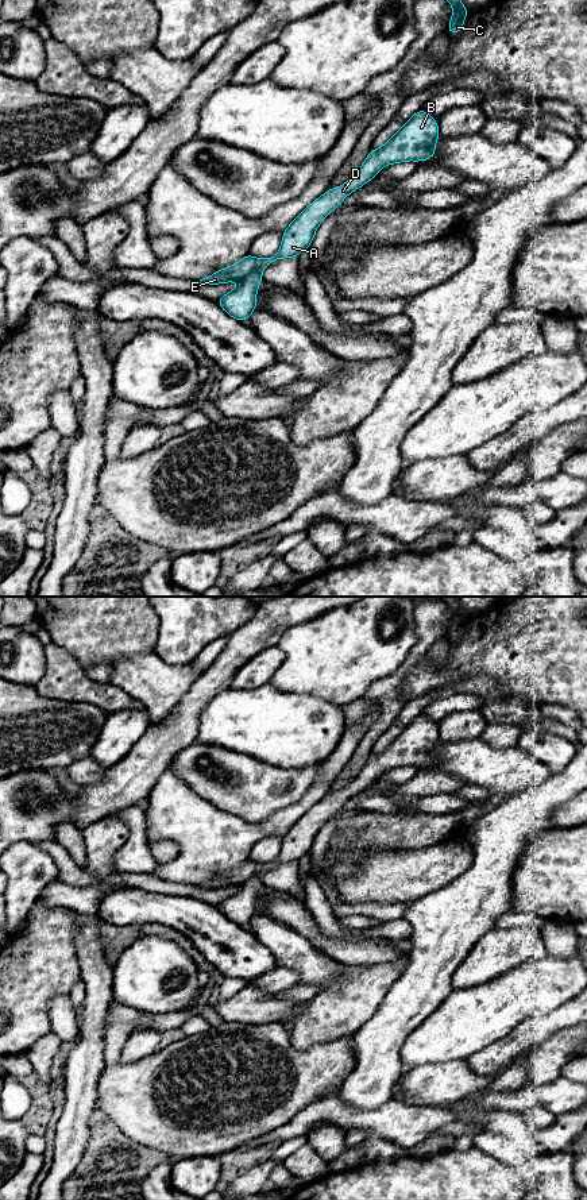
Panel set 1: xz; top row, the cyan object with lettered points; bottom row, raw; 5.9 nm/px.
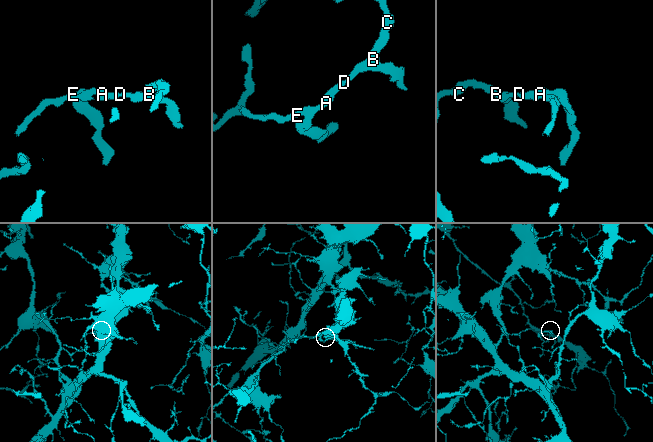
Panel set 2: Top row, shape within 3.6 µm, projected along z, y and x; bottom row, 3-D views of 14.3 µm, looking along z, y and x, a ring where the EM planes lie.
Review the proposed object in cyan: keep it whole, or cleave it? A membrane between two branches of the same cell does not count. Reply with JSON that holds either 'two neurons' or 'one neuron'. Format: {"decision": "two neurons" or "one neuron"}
{"decision": "two neurons"}

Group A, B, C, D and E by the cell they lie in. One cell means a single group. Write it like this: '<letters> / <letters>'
A B C D / E

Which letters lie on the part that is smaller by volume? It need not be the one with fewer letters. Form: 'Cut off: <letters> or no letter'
Cut off: E

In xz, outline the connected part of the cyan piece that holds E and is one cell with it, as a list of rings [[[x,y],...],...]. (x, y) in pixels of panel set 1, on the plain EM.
[[[250,857],[237,868],[221,873],[219,876],[216,876],[212,880],[208,880],[197,887],[200,888],[205,888],[205,890],[219,890],[219,888],[224,888],[224,887],[231,887],[233,884],[242,884],[244,883],[247,879],[252,877],[252,876],[262,876],[263,875],[263,869],[260,867],[260,864],[252,861]]]

